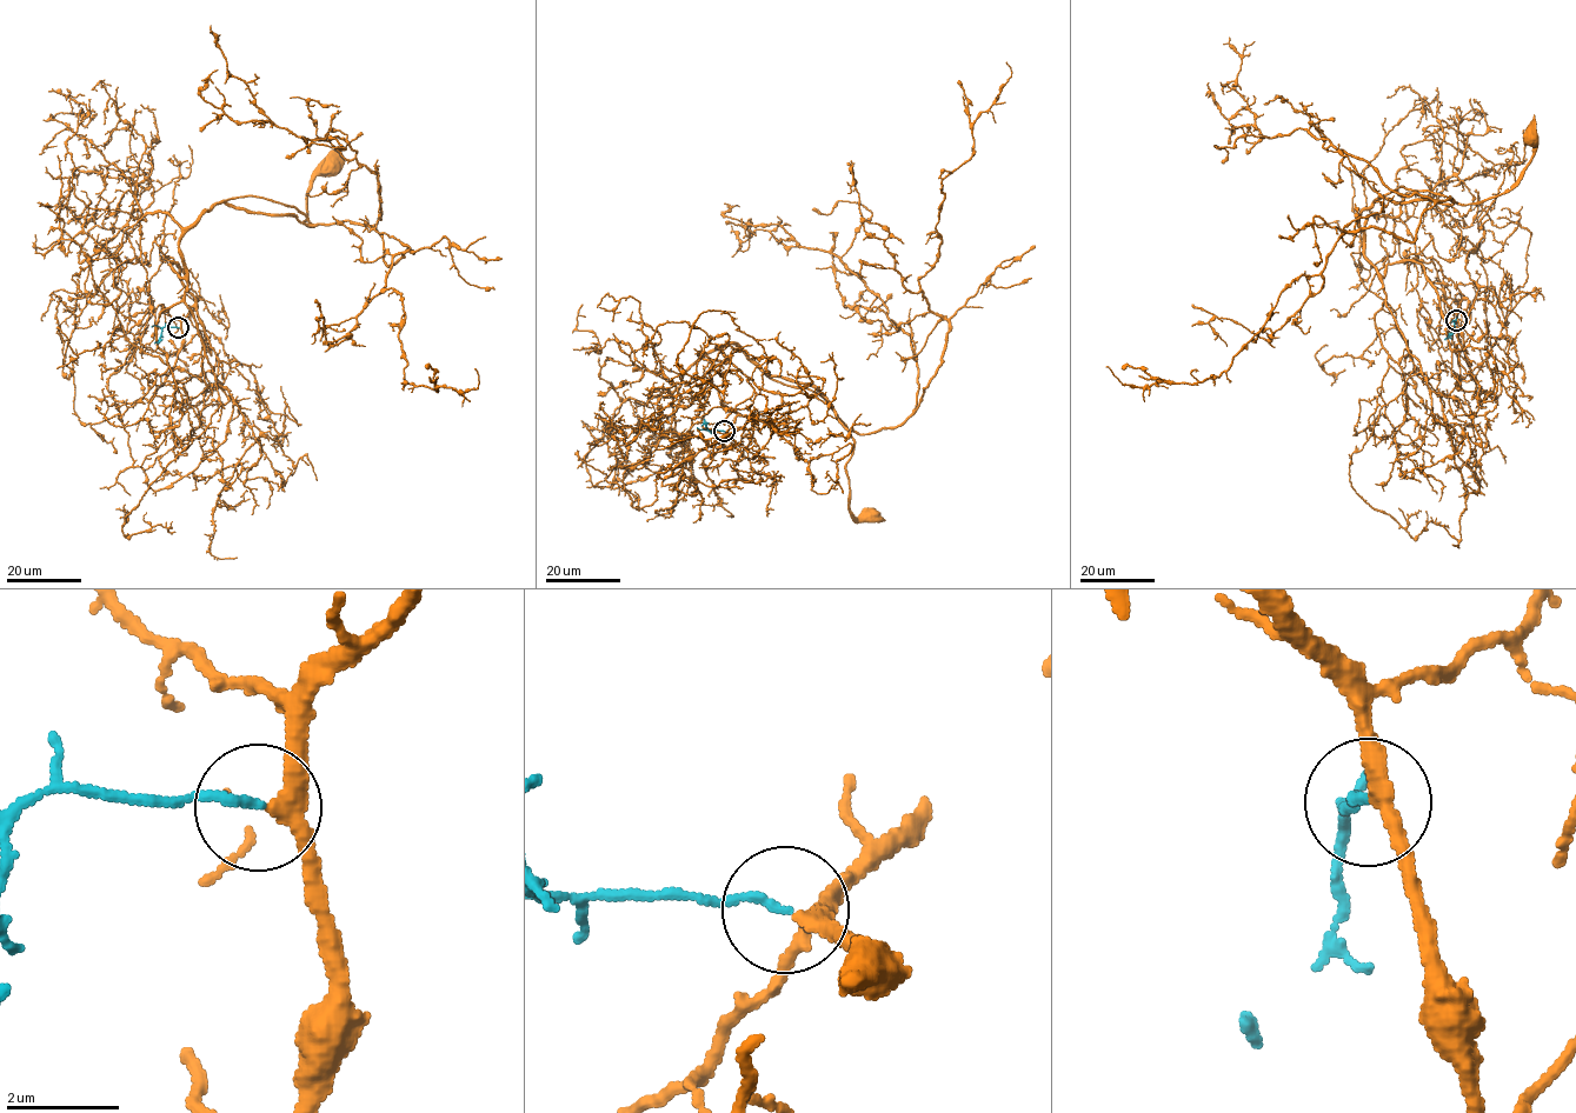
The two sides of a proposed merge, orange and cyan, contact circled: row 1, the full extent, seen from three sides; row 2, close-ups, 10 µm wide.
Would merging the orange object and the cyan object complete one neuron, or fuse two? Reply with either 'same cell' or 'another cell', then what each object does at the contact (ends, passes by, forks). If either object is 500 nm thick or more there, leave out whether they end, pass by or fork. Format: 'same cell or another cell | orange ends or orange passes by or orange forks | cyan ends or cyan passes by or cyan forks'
same cell | orange passes by | cyan ends

